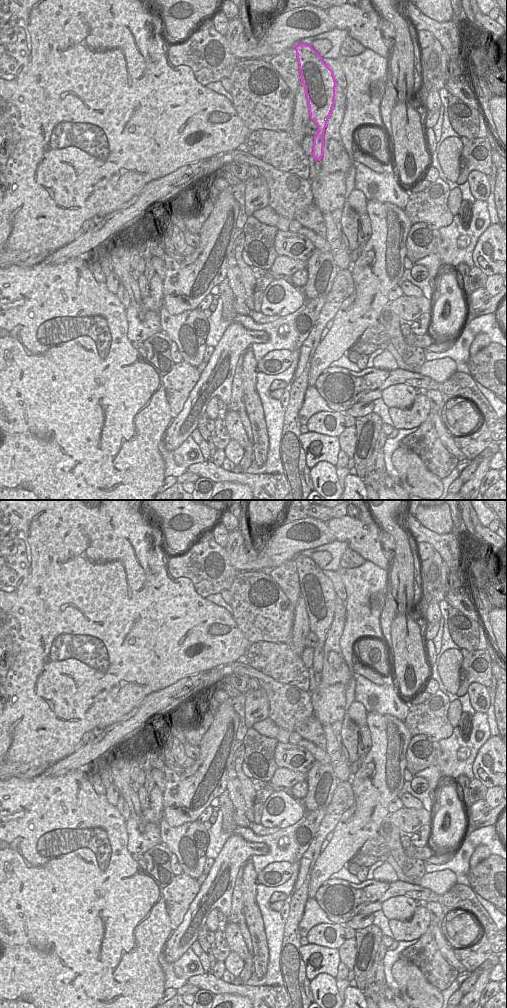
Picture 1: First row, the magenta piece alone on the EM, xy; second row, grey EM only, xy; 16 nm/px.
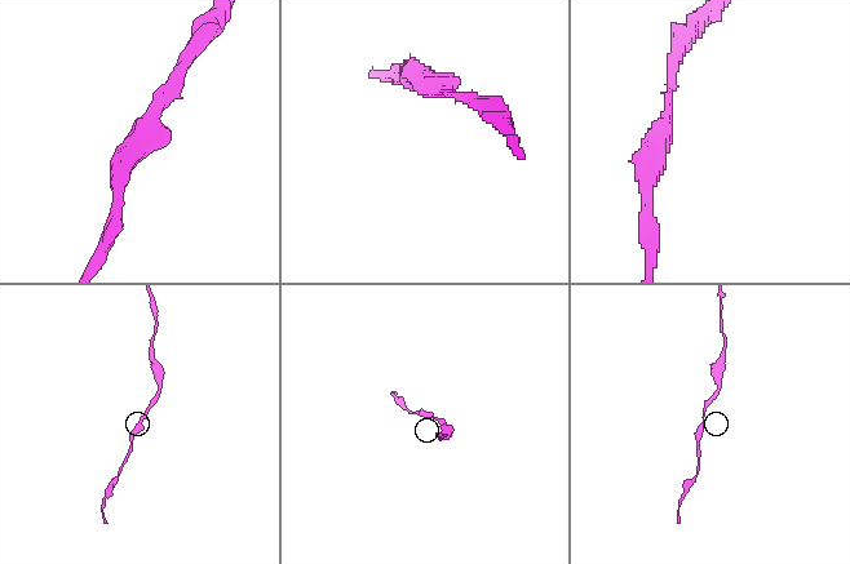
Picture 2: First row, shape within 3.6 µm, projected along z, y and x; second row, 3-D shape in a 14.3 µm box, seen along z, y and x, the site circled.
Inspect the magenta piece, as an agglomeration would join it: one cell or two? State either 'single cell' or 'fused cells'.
single cell

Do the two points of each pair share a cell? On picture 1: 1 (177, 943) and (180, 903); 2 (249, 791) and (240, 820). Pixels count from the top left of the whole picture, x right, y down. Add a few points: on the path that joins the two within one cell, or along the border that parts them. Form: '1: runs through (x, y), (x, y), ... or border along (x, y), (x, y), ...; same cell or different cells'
1: border along (189, 904), (183, 920), (175, 930); different cells
2: border along (244, 815), (250, 823); different cells

